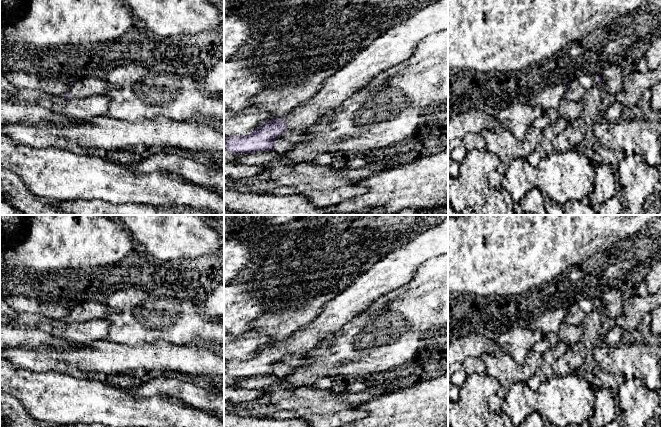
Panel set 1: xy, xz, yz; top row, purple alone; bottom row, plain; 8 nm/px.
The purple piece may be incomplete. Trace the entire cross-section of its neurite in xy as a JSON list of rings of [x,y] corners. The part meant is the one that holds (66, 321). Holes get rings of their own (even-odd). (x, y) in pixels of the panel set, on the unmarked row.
[[[87,301],[76,306],[69,307],[70,314],[63,323],[86,322],[93,319],[104,319],[113,312],[106,303]]]

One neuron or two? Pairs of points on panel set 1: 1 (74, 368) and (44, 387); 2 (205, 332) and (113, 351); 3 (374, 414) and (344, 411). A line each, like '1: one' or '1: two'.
1: two
2: two
3: two

